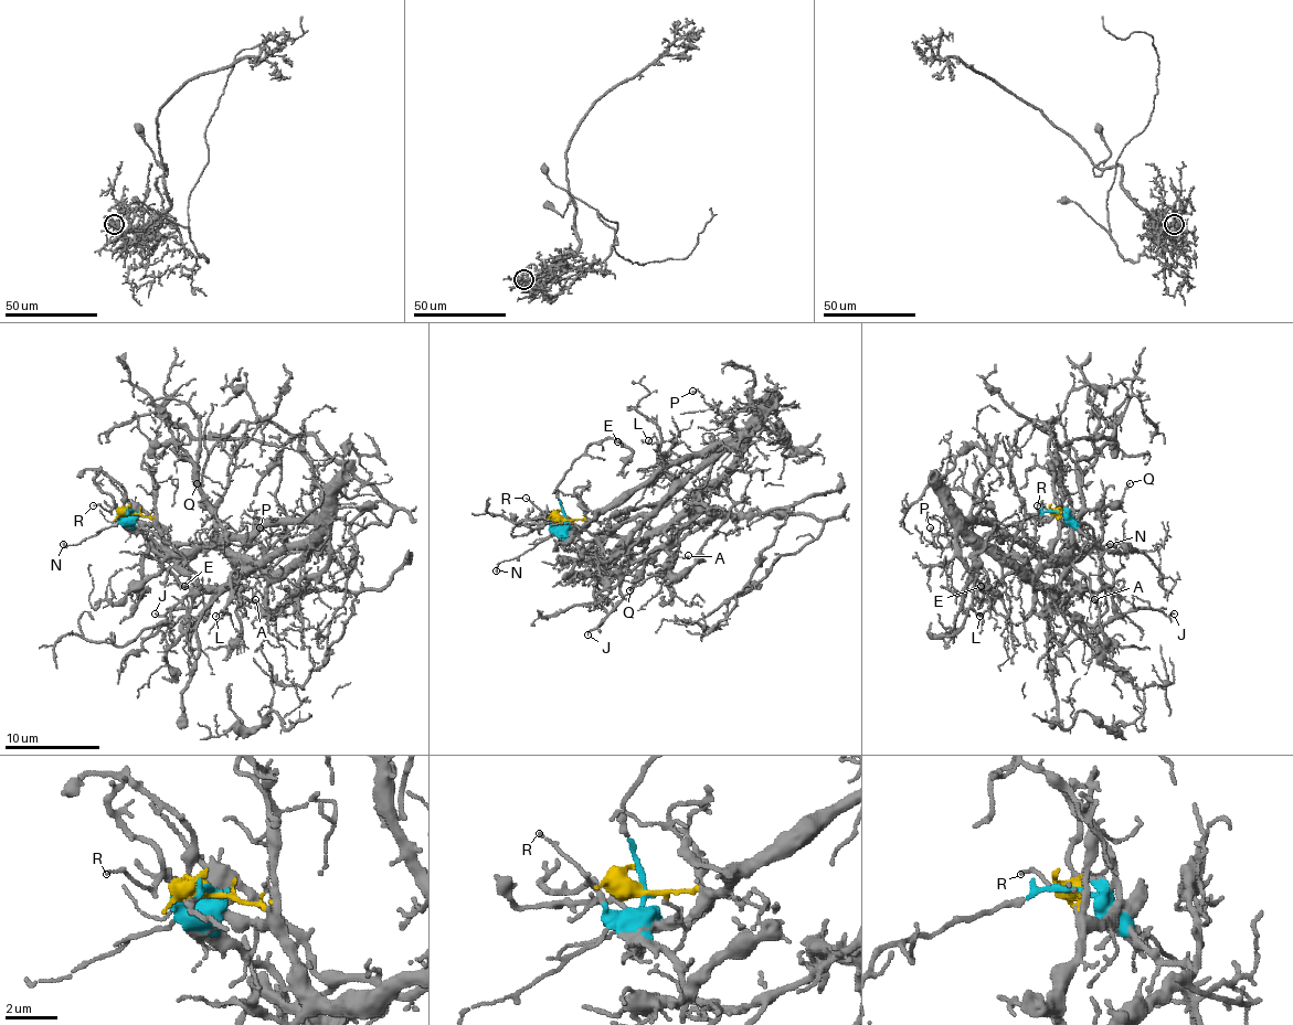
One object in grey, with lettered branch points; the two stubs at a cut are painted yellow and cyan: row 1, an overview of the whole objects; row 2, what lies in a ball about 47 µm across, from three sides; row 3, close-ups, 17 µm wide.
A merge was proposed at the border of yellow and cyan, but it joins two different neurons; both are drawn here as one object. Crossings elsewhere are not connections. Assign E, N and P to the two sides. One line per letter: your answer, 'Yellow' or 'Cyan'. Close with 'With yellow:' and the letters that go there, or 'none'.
E: Cyan
N: Cyan
P: Yellow
With yellow: P

